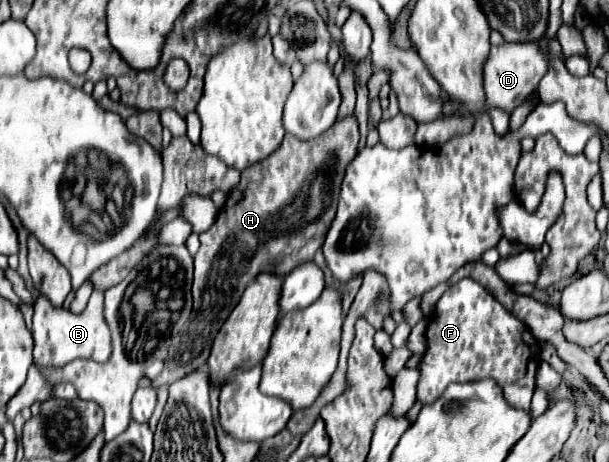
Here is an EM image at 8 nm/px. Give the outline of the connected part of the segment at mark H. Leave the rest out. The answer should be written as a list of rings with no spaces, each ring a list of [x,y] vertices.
[[[349,115],[315,141],[299,141],[285,135],[271,157],[243,169],[239,185],[231,189],[215,223],[199,235],[201,249],[195,255],[193,313],[175,337],[163,373],[153,379],[155,387],[173,383],[207,363],[215,333],[219,333],[223,321],[239,303],[243,289],[261,271],[283,279],[291,269],[313,259],[335,217],[339,185],[347,163],[357,153],[359,137],[357,117]]]

